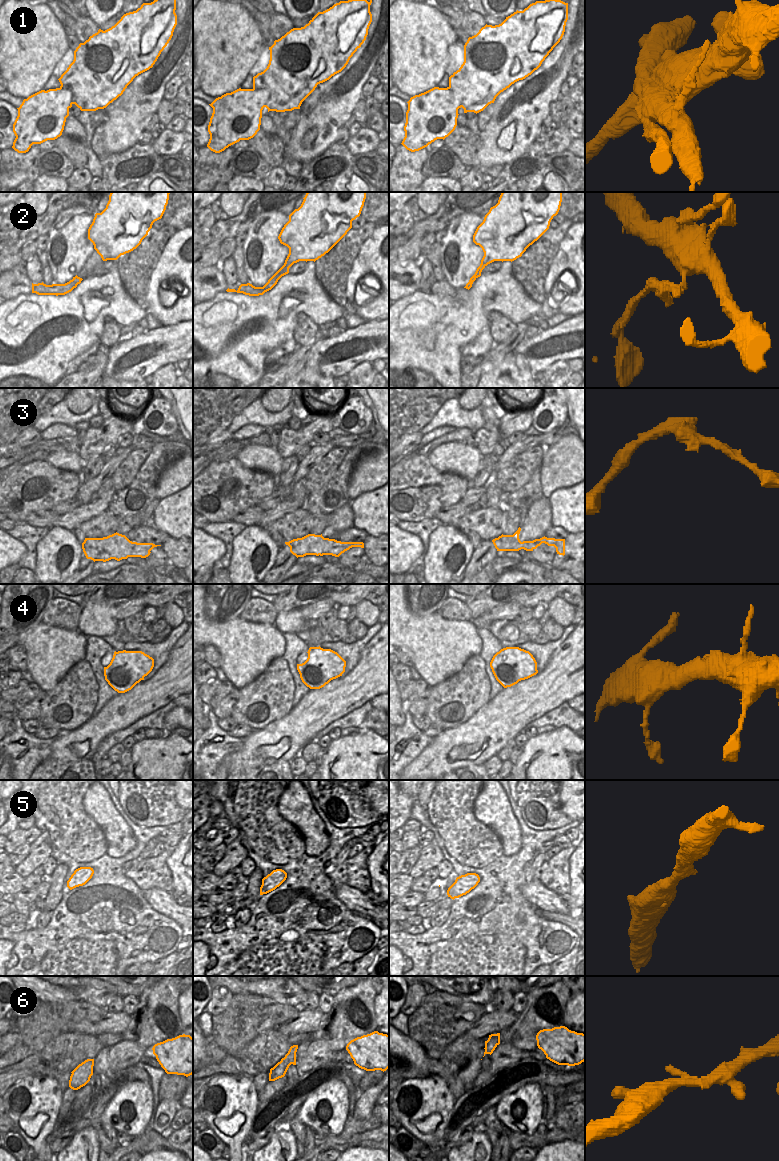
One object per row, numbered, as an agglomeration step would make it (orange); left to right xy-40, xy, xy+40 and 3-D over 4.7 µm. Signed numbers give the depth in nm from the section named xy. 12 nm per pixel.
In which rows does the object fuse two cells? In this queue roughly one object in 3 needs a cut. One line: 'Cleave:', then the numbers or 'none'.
Cleave: 1, 2

